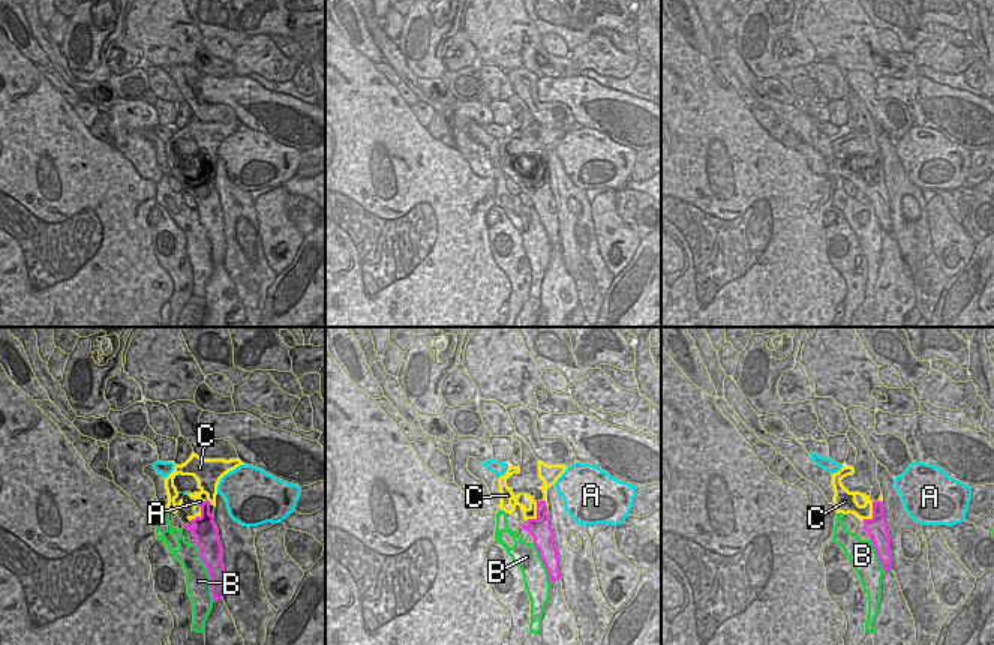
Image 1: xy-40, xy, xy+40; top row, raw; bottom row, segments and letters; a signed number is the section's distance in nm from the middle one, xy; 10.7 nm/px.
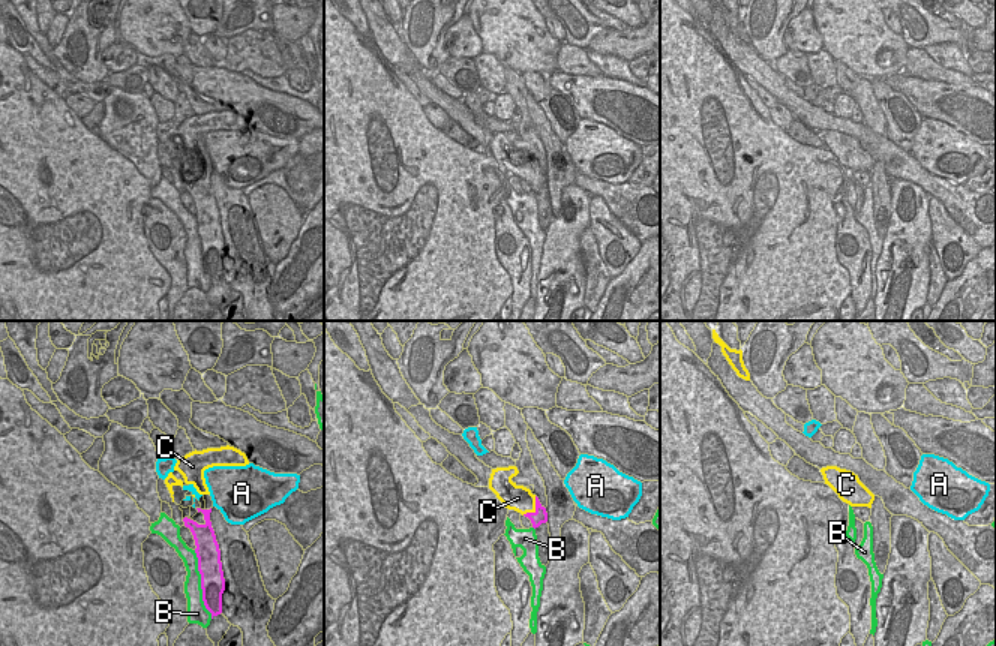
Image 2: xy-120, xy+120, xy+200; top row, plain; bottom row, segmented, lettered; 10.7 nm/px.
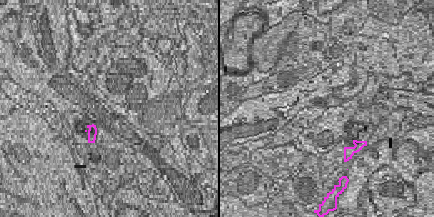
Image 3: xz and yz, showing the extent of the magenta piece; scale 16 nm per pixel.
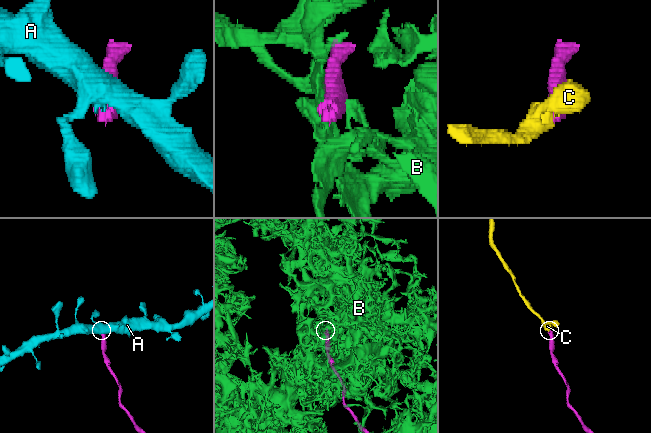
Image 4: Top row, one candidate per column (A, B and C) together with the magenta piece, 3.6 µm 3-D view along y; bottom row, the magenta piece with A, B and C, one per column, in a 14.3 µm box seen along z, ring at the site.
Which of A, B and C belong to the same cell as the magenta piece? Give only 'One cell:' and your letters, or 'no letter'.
One cell: C.

